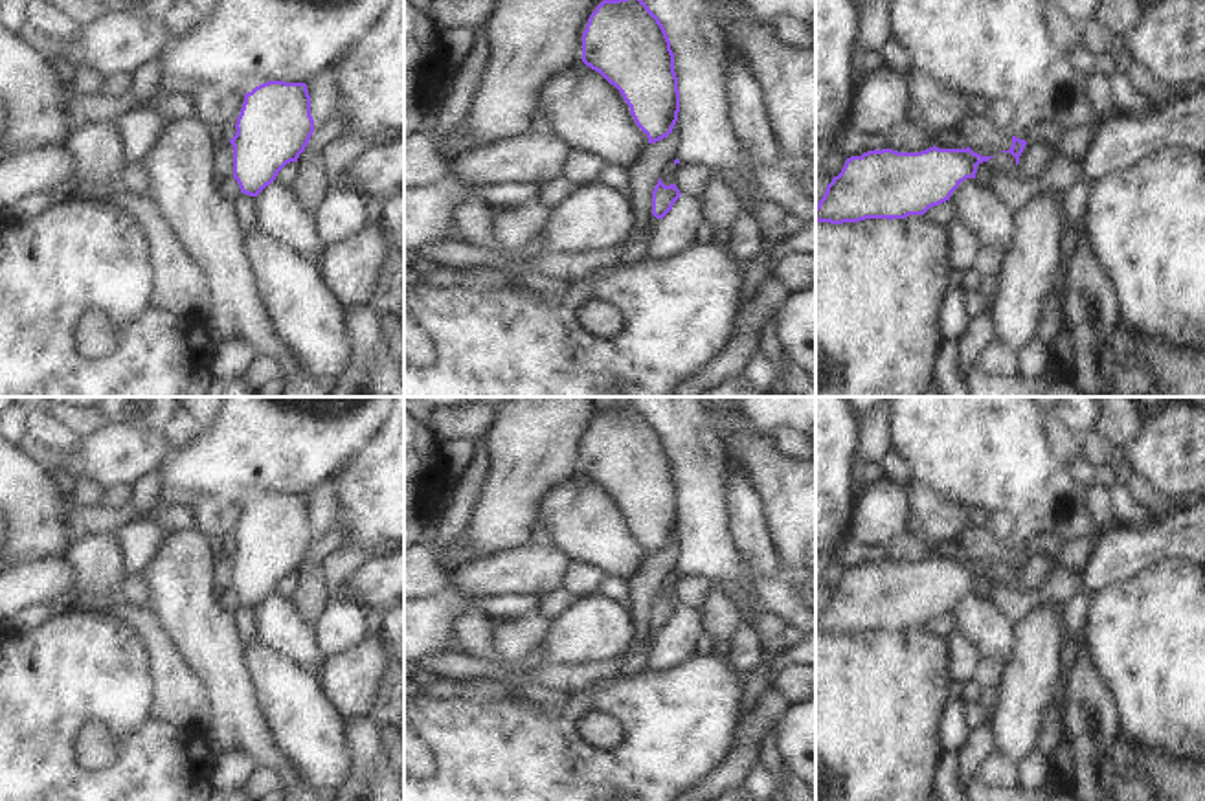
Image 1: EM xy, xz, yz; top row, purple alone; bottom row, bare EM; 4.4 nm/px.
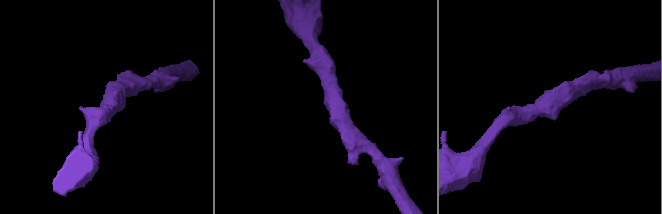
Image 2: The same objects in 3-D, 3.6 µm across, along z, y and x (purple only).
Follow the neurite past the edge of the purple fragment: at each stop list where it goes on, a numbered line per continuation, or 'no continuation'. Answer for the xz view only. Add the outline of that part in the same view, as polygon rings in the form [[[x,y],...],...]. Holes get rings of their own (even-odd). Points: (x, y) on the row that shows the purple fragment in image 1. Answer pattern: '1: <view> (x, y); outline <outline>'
1: xz (634, 252); outline [[[654,215],[648,219],[647,235],[636,243],[626,244],[623,257],[615,263],[615,266],[626,266],[626,265],[645,261],[647,246],[648,246],[652,231],[656,228],[656,220],[658,219]]]

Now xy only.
no continuation

